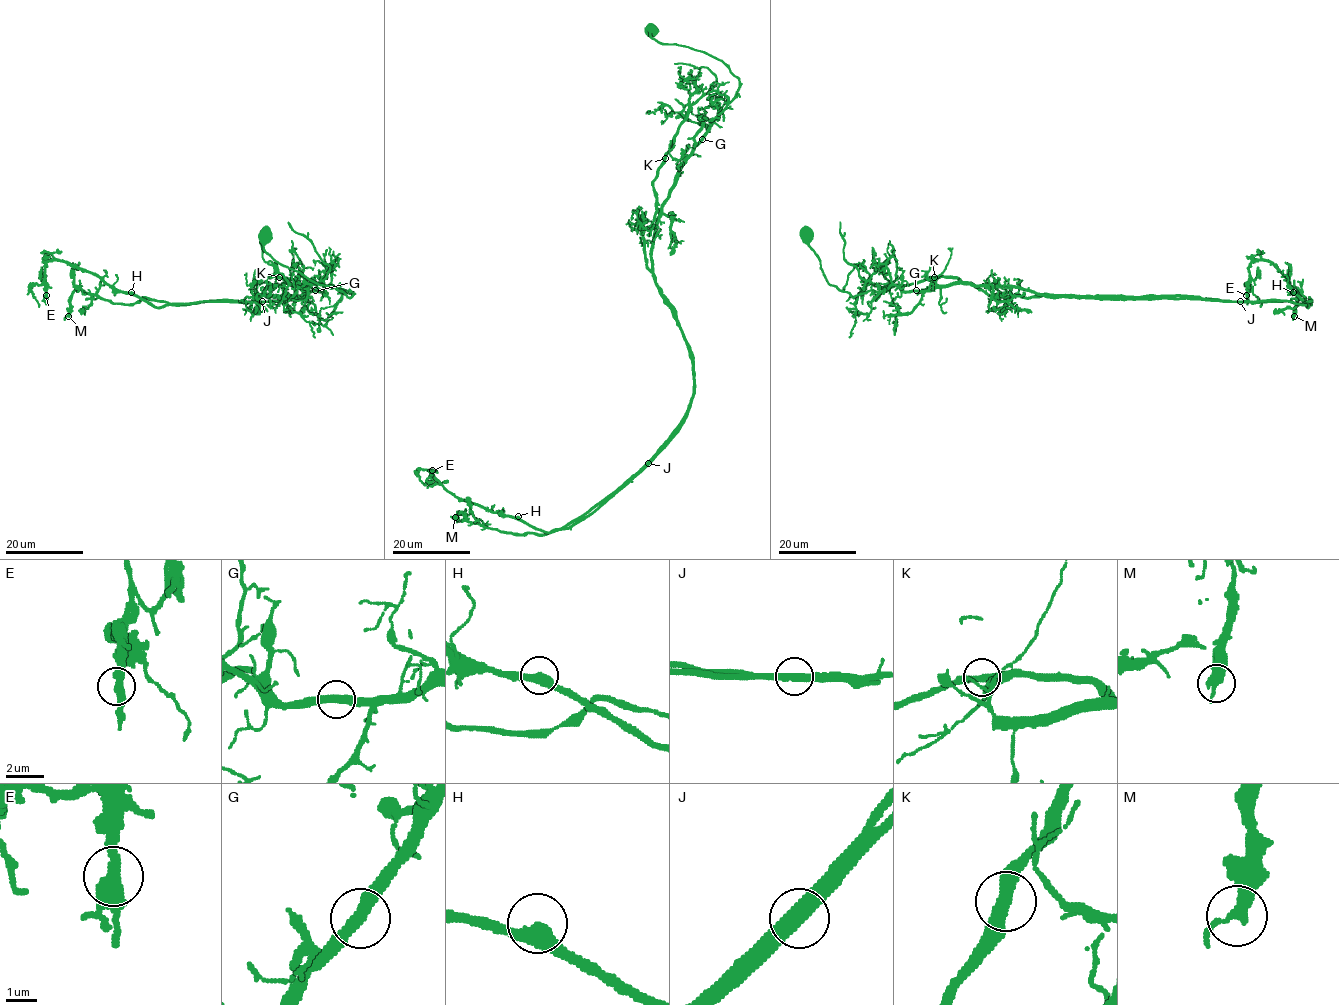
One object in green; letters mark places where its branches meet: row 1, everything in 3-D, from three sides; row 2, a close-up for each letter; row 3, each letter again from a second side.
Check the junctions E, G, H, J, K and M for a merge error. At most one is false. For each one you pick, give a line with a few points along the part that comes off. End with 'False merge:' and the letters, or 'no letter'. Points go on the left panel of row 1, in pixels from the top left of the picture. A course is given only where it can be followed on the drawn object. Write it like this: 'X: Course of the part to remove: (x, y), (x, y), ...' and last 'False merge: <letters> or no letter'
J: Course of the part to remove: (262, 301), (307, 296), (258, 297), (270, 293), (267, 279), (302, 288), (317, 284), (330, 267), (288, 222)
False merge: J

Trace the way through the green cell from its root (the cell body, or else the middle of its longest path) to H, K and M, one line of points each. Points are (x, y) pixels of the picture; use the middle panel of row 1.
H: (650, 29), (739, 79), (651, 251), (693, 396), (585, 513), (550, 532), (518, 516)
K: (650, 29), (659, 42), (720, 60), (739, 79), (735, 97), (717, 115), (707, 93), (691, 105), (665, 158)
M: (650, 29), (739, 79), (651, 251), (693, 360), (687, 413), (560, 528), (455, 517)

